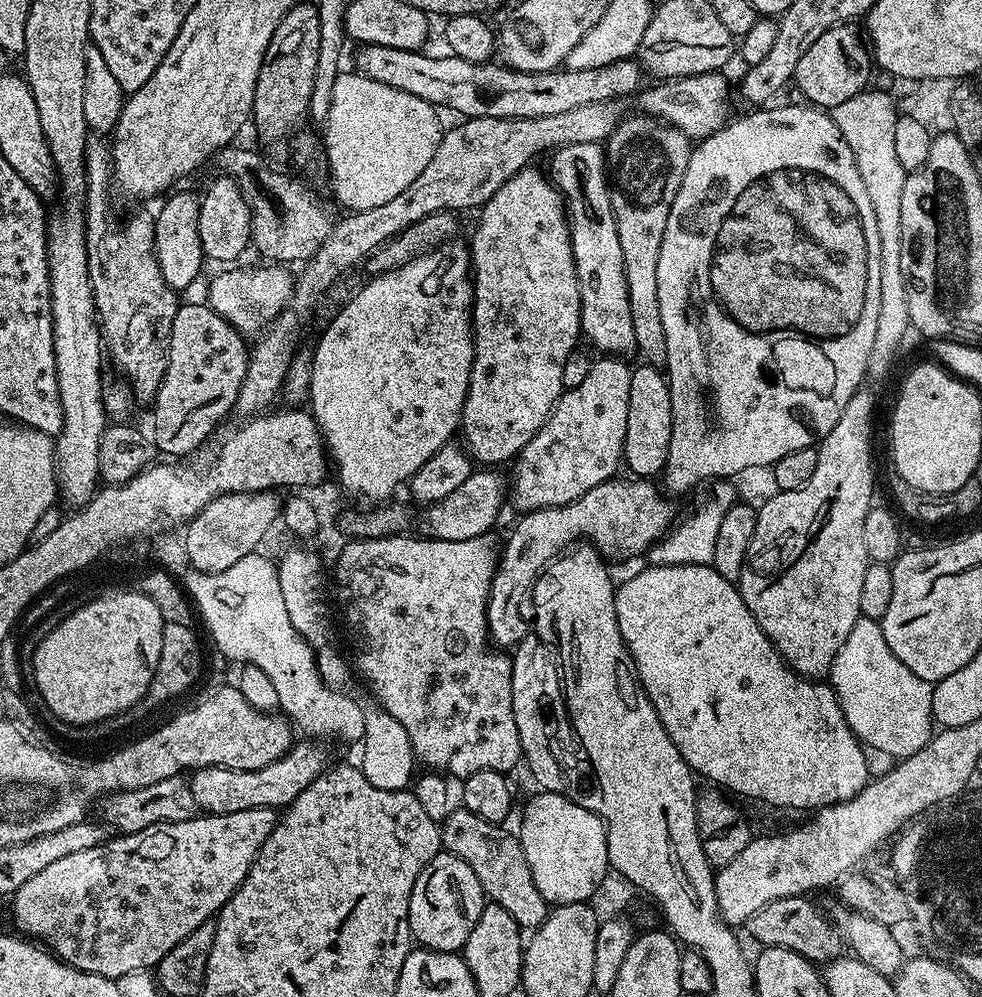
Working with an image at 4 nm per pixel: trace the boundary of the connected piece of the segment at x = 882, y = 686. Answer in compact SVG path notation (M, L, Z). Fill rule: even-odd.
M861 616L854 622L854 630L850 630L846 642L842 642L842 650L838 650L832 663L830 683L850 730L861 744L867 746L864 757L869 777L887 776L894 767L892 756L903 758L918 754L918 750L926 747L932 739L933 685L898 662L882 634L879 620Z

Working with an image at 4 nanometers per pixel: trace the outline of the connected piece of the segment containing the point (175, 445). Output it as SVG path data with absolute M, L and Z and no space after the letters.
M207 303L177 307L168 339L168 361L152 408L151 439L157 453L183 458L195 452L221 427L224 415L236 407L238 390L248 369L249 345Z

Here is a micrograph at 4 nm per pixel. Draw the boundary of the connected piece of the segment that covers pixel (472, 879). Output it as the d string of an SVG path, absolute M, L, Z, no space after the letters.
M441 850L436 857L418 874L418 882L414 882L414 890L410 894L410 910L408 921L412 931L412 939L421 948L428 948L432 952L459 953L464 947L466 938L470 938L470 930L478 926L478 918L482 914L486 903L484 887L480 884L478 874L470 870L470 866L462 858L452 852Z

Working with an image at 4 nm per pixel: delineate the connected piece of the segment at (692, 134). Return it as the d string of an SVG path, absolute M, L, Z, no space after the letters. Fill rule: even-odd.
M723 71L703 72L697 76L682 76L660 82L654 88L645 87L635 97L641 113L654 116L682 130L689 138L712 136L723 128L728 108L728 80Z

